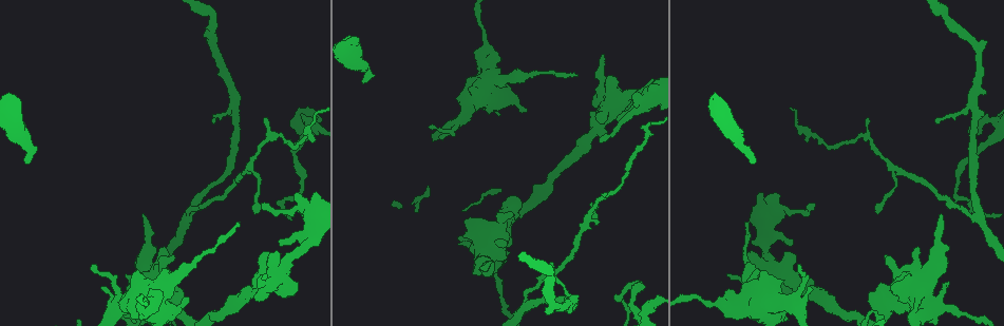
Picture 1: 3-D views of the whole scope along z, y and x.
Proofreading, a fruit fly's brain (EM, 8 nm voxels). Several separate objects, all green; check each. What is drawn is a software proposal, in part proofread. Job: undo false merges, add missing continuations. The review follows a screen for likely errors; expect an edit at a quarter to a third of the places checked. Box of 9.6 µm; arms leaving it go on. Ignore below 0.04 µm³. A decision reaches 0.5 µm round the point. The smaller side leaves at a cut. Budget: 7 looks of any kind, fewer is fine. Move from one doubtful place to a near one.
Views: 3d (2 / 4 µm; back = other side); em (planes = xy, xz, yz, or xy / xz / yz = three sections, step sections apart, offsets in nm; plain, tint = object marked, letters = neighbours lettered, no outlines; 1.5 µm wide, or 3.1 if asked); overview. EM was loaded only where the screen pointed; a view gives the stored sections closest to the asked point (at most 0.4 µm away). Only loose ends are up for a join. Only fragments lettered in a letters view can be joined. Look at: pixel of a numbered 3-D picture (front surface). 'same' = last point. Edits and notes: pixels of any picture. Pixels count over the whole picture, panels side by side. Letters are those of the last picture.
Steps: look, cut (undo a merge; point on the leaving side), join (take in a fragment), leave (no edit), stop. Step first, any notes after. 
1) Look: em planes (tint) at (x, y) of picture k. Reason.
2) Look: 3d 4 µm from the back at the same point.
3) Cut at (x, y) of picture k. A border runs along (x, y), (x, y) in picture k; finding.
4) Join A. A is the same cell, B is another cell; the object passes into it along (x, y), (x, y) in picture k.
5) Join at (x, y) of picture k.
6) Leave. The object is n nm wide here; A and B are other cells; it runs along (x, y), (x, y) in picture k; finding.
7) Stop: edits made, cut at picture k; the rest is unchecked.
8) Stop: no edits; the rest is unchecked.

Look: 3d 4 µm at (121, 318) of picture 1. Branch stops here.

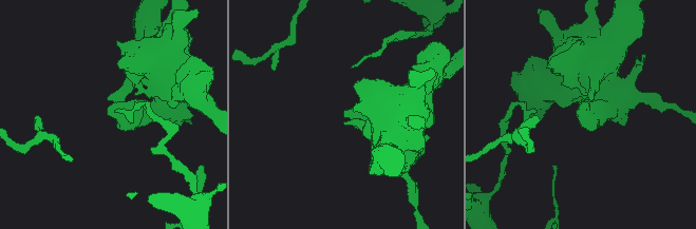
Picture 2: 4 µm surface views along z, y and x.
Look: em xy step 4 (letters) at (109, 112) of picture 2. Now the EM.

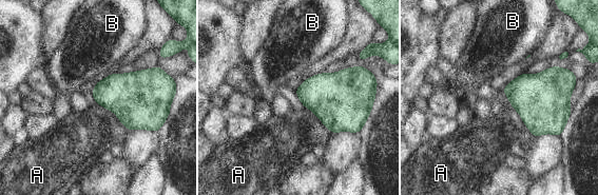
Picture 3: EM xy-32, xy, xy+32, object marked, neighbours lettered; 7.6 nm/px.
Look: em planes (letters) at the same point.

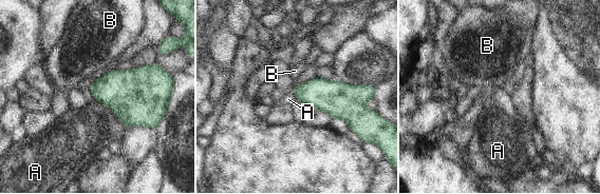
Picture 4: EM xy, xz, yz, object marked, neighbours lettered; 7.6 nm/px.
Leave. The object is 220 nm wide here; A and B are other cells; a border runs along (89, 90), (128, 128) in picture 4; none of them fits.

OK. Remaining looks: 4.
Look: 3d 2 µm at (149, 305) of picture 1. Sudden change in width.

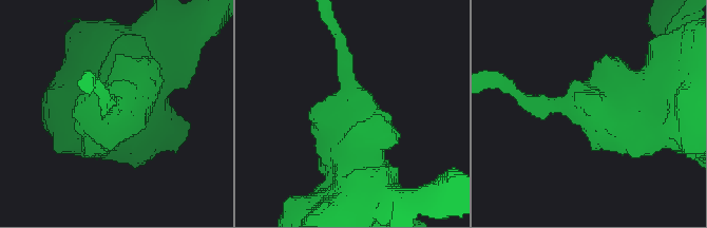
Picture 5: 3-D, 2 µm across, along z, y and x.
Look: em xy step 8 (tint) at (110, 114) of picture 5. Need the tissue.

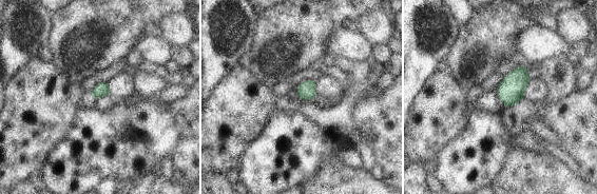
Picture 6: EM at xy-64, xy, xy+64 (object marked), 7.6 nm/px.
Look: em planes (letters) at the same point.

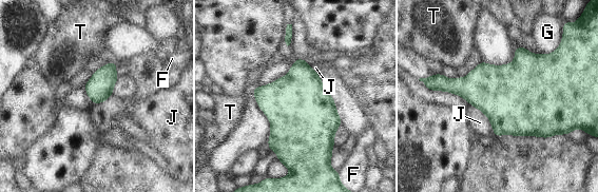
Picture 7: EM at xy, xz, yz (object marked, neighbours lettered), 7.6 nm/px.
Leave. The object is 500 nm wide here; F, G, J and T are other cells; a border runs along (470, 104), (487, 117), (494, 135) in picture 7; continuous, no second cell.

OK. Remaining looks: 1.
Stop: no edits; the rest is unchecked.

